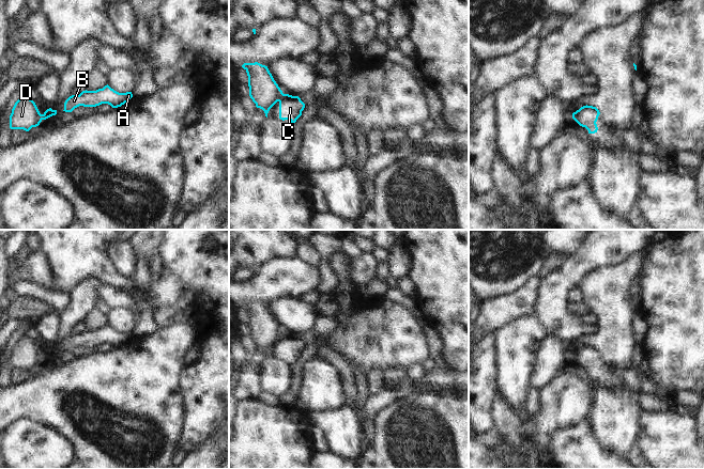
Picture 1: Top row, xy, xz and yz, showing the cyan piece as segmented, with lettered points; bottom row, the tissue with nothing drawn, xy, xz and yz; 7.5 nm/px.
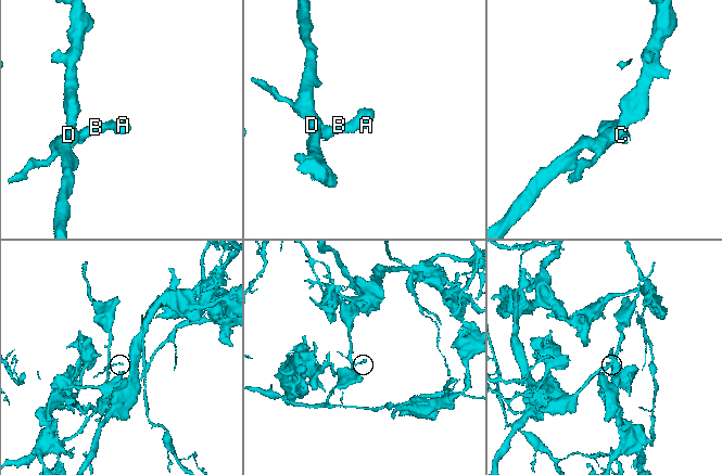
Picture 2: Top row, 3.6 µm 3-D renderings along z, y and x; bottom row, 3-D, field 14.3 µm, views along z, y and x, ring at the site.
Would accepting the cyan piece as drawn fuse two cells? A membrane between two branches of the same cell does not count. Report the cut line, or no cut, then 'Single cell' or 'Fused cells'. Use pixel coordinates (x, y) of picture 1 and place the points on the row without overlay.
Split along xz (284, 333), (277, 340). Fused cells

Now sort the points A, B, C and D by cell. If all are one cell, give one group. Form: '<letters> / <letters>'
A B C / D

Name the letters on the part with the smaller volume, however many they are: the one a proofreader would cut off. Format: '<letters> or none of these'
A, B, C

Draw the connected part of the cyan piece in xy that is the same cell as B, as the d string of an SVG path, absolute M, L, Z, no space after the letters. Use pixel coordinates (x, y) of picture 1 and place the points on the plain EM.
M108 324L96 330L82 330L79 334L70 335L64 342L65 351L72 351L79 345L96 346L108 343L112 347L118 347L127 342L133 337L132 331L119 332Z

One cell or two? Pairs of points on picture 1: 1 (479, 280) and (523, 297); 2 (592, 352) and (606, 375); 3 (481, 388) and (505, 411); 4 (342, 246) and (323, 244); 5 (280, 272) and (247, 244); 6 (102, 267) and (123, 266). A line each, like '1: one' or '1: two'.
1: two
2: one
3: two
4: one
5: two
6: two

